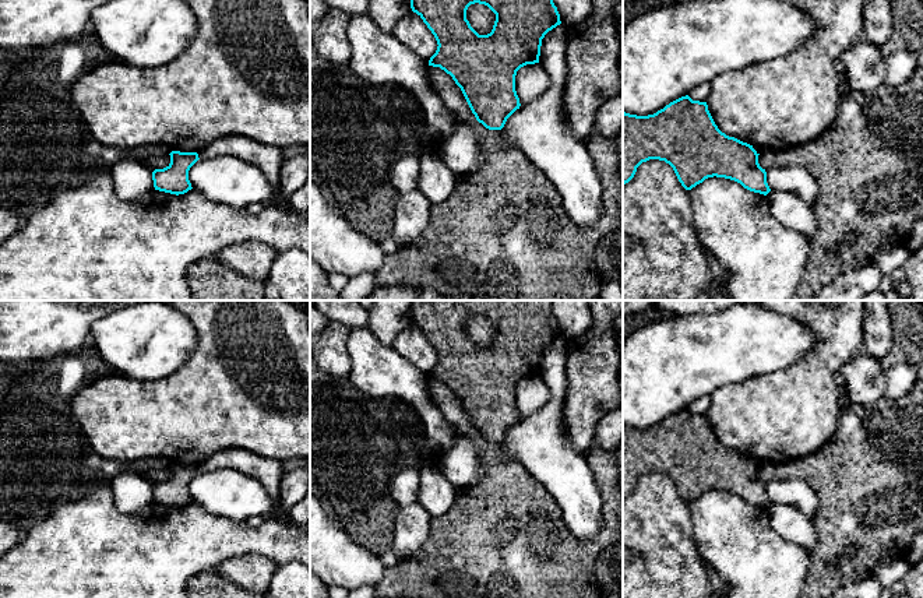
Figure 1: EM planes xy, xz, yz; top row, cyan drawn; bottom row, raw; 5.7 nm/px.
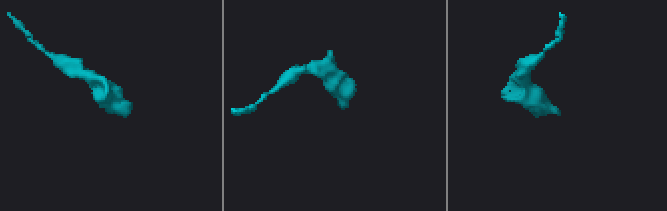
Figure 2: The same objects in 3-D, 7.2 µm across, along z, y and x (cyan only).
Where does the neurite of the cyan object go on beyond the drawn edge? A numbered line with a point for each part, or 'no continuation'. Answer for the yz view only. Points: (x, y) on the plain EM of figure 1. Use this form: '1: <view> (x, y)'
no continuation

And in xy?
no continuation

